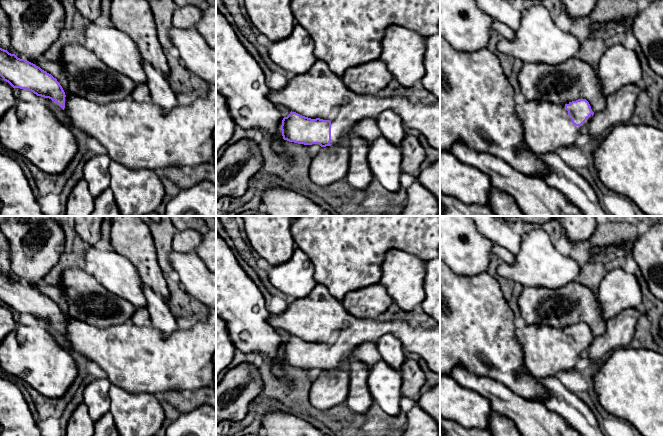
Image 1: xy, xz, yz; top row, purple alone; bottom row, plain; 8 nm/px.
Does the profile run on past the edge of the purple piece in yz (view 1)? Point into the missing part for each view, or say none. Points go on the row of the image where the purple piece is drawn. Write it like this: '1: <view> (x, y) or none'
1: yz (547, 127)

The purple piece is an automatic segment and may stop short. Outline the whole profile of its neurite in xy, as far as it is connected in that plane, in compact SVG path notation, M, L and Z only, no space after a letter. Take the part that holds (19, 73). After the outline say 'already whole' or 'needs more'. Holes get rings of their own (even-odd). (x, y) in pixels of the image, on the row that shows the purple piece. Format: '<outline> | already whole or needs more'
M0 48L0 76L13 88L29 90L37 96L56 102L64 110L74 127L96 139L106 149L111 161L119 162L128 168L155 171L168 166L190 168L212 162L213 131L216 128L216 101L202 97L190 104L178 105L170 112L164 112L152 101L136 102L131 96L118 102L97 104L78 97L67 89L67 72L60 60L43 62L39 59L31 63L26 61L23 56L12 54L9 50L2 48Z | needs more

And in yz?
M586 99L566 104L525 100L515 105L515 112L523 125L524 141L535 155L554 153L562 147L573 147L582 129L591 122L594 112Z | needs more

